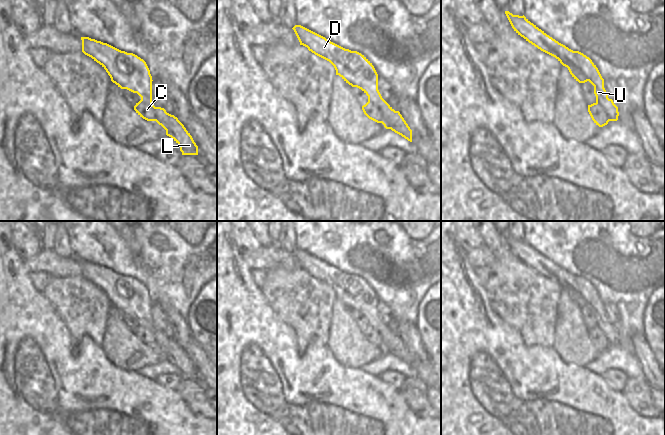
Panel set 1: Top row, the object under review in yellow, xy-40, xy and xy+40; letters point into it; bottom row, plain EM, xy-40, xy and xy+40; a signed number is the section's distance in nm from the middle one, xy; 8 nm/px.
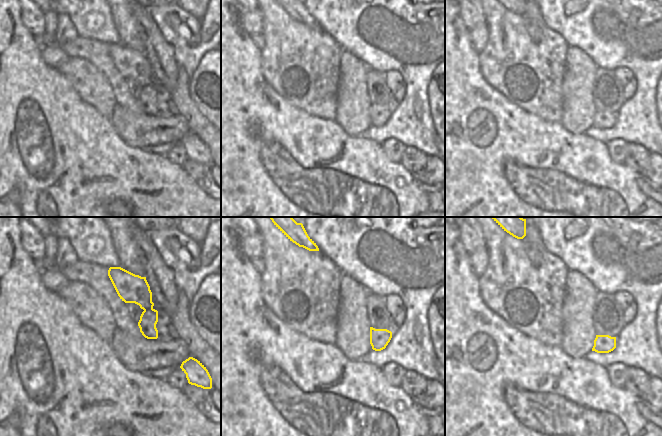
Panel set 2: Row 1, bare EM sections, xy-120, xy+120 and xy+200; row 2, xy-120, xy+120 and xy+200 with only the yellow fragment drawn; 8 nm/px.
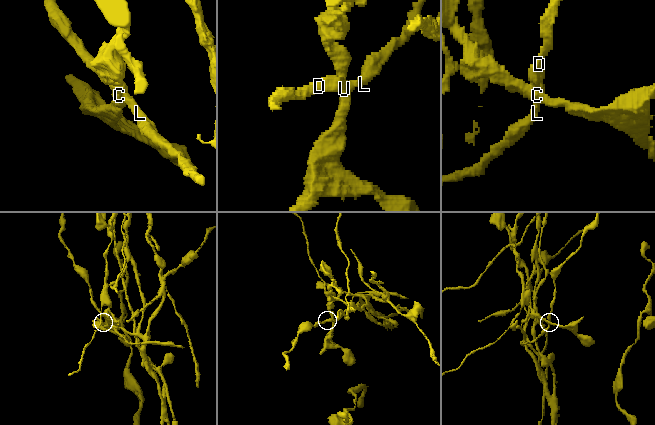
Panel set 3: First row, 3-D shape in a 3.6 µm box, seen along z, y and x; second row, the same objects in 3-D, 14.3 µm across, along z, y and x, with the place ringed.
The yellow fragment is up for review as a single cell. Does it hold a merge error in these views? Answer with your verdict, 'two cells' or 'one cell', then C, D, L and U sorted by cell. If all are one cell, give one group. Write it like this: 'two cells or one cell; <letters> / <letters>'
two cells; C / D L U

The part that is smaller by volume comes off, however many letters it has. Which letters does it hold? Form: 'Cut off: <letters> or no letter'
Cut off: D, L, U

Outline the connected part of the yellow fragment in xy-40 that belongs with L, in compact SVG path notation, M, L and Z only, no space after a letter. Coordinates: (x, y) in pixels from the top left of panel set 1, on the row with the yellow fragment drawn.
M156 107L156 118L156 122L166 130L166 135L180 146L182 155L198 155L198 146L177 117L167 113L164 108Z

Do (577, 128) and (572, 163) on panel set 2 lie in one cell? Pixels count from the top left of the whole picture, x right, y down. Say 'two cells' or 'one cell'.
two cells

